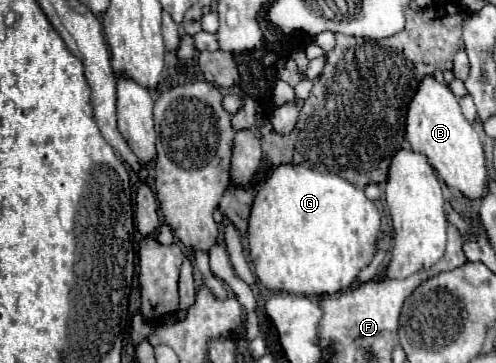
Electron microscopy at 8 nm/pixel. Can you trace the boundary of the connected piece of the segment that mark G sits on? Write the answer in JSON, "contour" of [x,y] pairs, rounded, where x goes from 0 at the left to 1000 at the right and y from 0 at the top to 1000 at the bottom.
{"contour":[[[601,452],[556,457],[532,518],[516,534],[500,612],[500,672],[516,760],[540,799],[609,815],[669,815],[706,793],[726,744],[750,722],[758,700],[766,617],[770,595],[758,562],[738,545],[730,518],[706,507],[702,496]]]}

